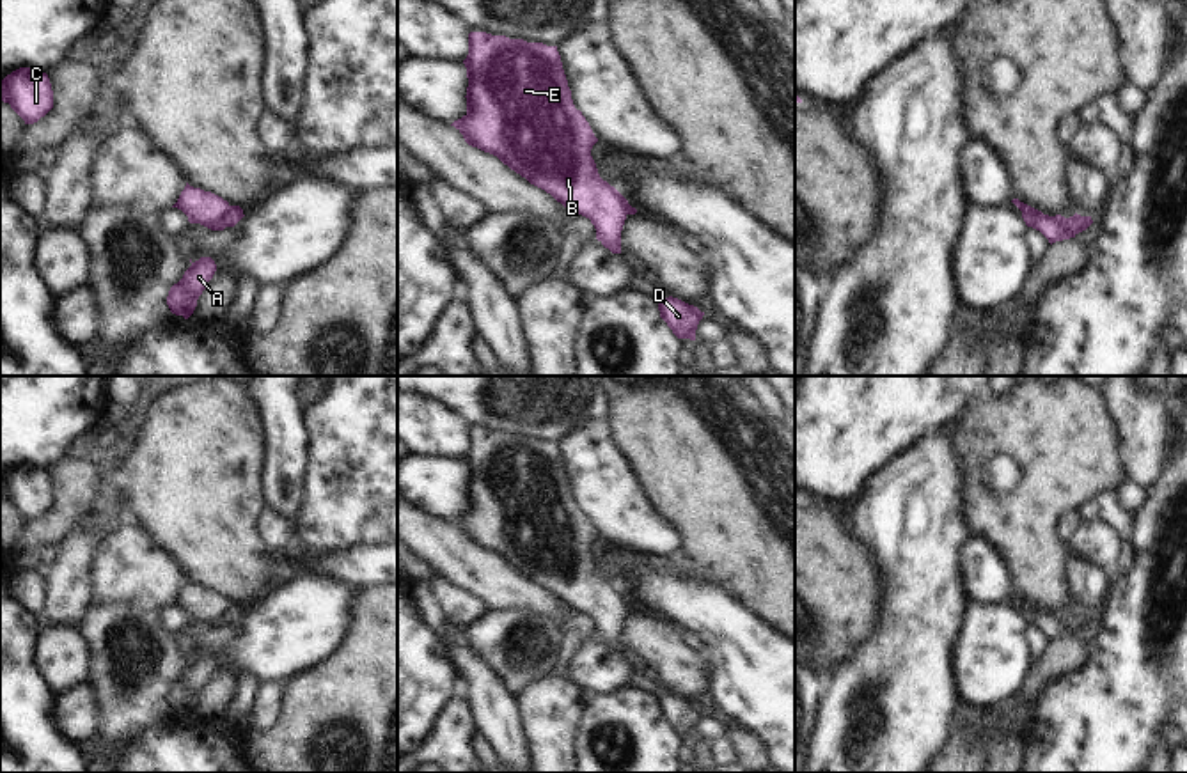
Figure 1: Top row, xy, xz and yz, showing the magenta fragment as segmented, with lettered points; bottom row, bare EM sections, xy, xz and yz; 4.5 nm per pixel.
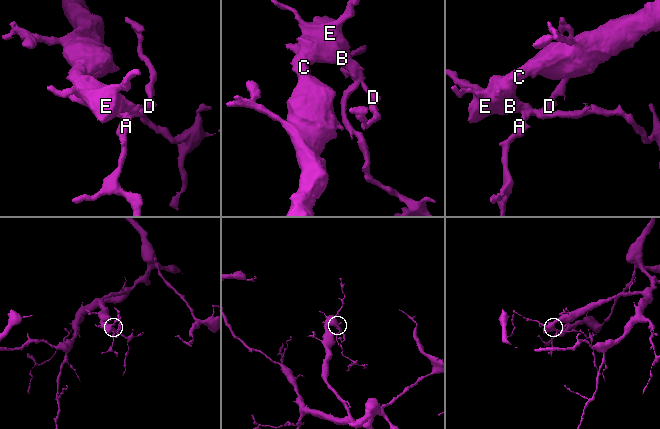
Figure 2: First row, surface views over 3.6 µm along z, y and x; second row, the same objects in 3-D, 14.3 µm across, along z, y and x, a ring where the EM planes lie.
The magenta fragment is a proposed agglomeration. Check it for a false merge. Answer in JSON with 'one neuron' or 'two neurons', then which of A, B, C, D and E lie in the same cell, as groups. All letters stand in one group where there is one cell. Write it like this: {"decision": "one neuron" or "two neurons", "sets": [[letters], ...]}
{"decision": "two neurons", "sets": [["A", "B", "C", "E"], ["D"]]}

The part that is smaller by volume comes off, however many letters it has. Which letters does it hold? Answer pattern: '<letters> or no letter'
D

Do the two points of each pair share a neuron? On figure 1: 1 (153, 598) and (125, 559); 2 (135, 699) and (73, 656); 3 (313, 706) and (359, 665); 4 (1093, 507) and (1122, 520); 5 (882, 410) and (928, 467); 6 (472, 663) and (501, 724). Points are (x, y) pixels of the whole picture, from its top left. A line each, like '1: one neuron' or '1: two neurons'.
1: one neuron
2: two neurons
3: one neuron
4: one neuron
5: two neurons
6: one neuron

